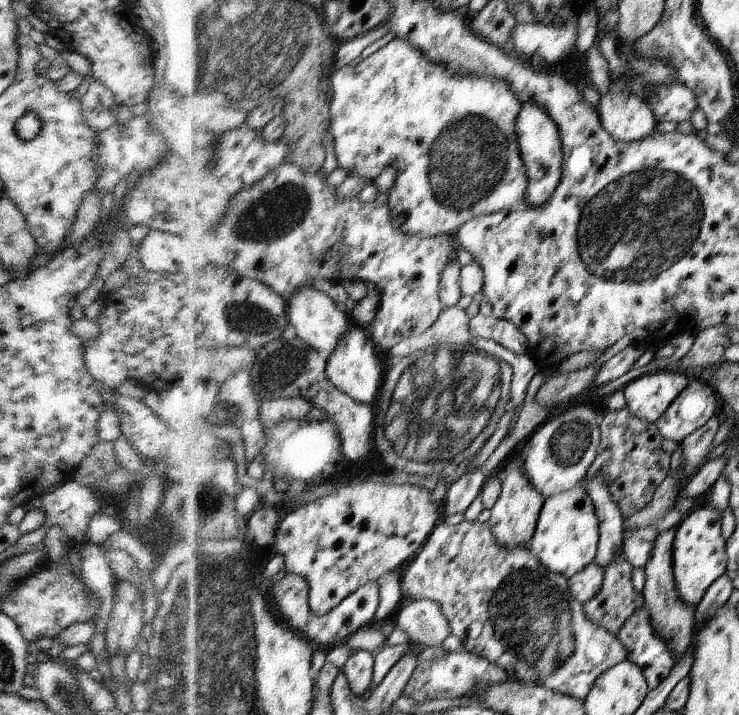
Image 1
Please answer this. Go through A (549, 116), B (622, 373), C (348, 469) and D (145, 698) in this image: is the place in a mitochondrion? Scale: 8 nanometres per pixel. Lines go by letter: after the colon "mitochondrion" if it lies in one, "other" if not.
A: other
B: other
C: other
D: mitochondrion

